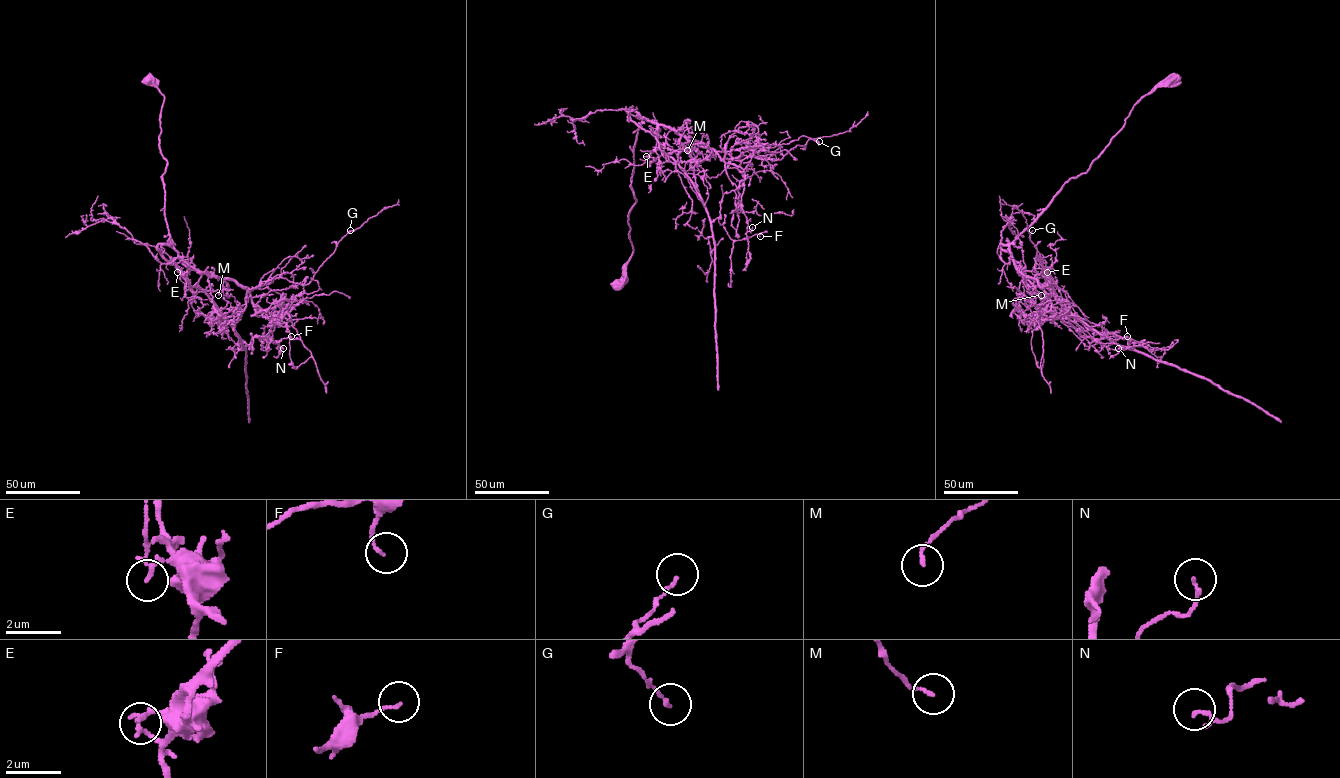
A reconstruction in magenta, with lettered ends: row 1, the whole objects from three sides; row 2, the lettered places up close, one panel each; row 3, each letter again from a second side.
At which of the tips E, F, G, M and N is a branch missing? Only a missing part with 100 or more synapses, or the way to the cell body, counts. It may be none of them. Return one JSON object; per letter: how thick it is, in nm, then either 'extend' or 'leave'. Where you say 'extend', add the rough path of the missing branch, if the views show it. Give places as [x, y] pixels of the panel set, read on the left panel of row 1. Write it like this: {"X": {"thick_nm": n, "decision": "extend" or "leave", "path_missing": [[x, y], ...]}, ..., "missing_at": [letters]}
{"E": {"thick_nm": 160, "decision": "leave"}, "F": {"thick_nm": 100, "decision": "leave"}, "G": {"thick_nm": 120, "decision": "leave"}, "M": {"thick_nm": 110, "decision": "leave"}, "N": {"thick_nm": 120, "decision": "leave"}, "missing_at": []}

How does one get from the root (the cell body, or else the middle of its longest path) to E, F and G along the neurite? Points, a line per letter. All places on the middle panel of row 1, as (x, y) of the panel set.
E: (617, 284), (633, 251), (628, 214), (636, 203), (631, 177), (642, 119), (657, 125), (655, 148), (646, 156)
F: (617, 284), (633, 251), (642, 119), (657, 125), (659, 148), (712, 222), (733, 240), (760, 236)
G: (617, 284), (633, 251), (628, 214), (642, 119), (739, 160), (781, 159), (819, 141)

